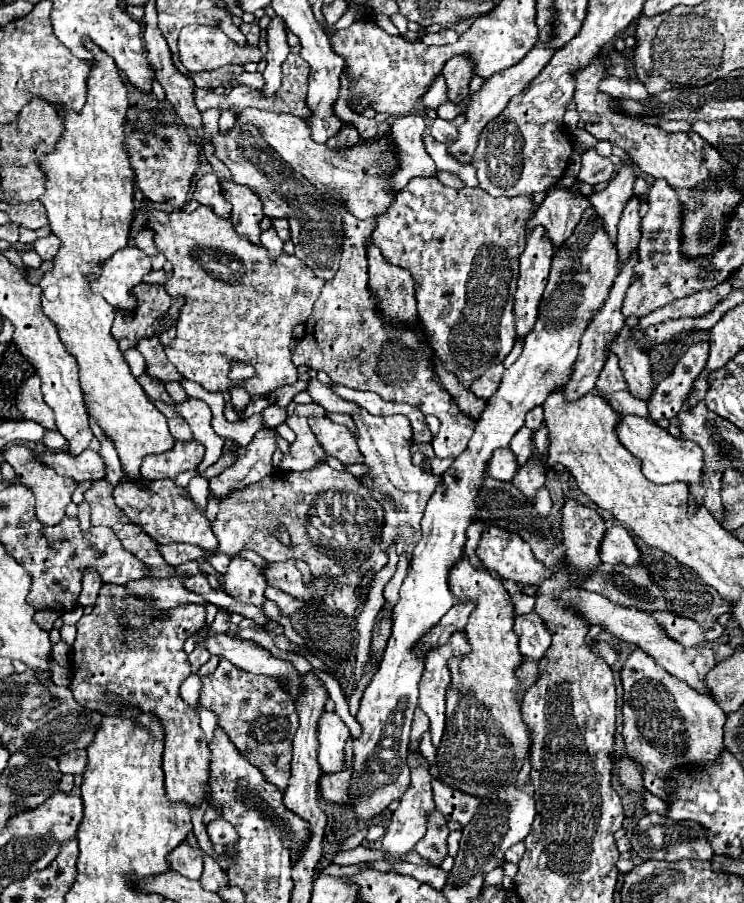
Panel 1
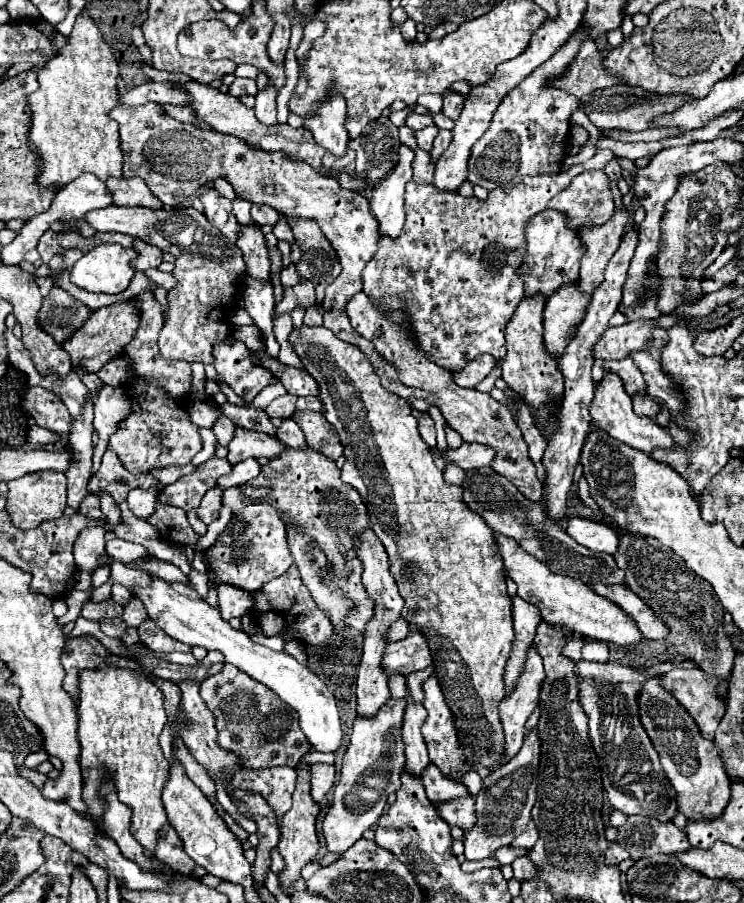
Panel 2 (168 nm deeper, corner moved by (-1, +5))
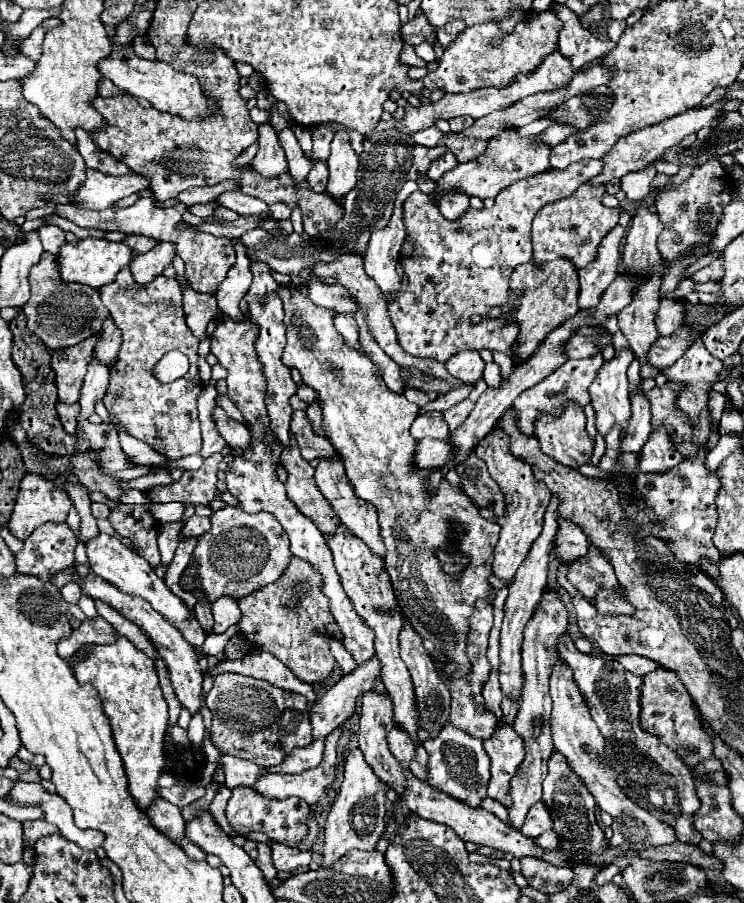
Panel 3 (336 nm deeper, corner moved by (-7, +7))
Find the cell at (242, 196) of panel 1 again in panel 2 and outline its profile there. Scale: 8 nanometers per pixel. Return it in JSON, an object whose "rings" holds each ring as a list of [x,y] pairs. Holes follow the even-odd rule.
{"rings":[[[241,226],[239,230],[239,238],[237,238],[237,246],[243,252],[245,258],[245,266],[247,266],[247,274],[251,278],[269,280],[269,256],[267,256],[267,248],[265,248],[265,236],[257,226]]]}

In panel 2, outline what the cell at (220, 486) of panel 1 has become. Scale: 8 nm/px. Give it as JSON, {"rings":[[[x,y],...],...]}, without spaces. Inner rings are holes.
{"rings":[[[211,488],[207,490],[207,494],[203,496],[201,500],[201,506],[195,510],[199,520],[205,522],[205,524],[211,524],[217,514],[219,514],[219,508],[221,508],[221,488]]]}

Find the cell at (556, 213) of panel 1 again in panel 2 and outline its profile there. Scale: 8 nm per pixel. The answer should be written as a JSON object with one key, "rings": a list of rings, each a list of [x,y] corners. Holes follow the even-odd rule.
{"rings":[[[545,210],[531,218],[525,228],[527,234],[527,248],[525,248],[525,262],[521,264],[521,278],[525,282],[527,296],[543,296],[549,298],[555,294],[563,284],[579,280],[579,260],[585,254],[581,238],[575,230],[565,226],[565,214],[555,210]]]}

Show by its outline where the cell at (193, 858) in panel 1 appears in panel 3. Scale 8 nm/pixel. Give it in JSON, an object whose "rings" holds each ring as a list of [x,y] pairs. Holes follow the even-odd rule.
{"rings":[[[159,798],[155,800],[155,804],[151,804],[151,808],[147,810],[147,816],[151,818],[151,822],[155,824],[155,828],[159,828],[159,832],[167,838],[171,838],[173,842],[181,842],[185,832],[183,832],[183,816],[181,810],[177,806],[173,806],[171,802]]]}

